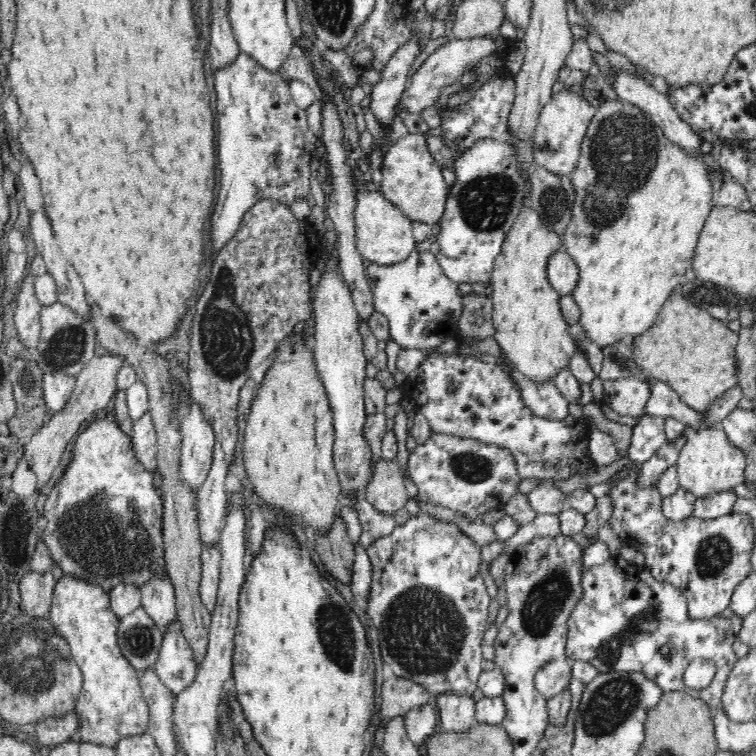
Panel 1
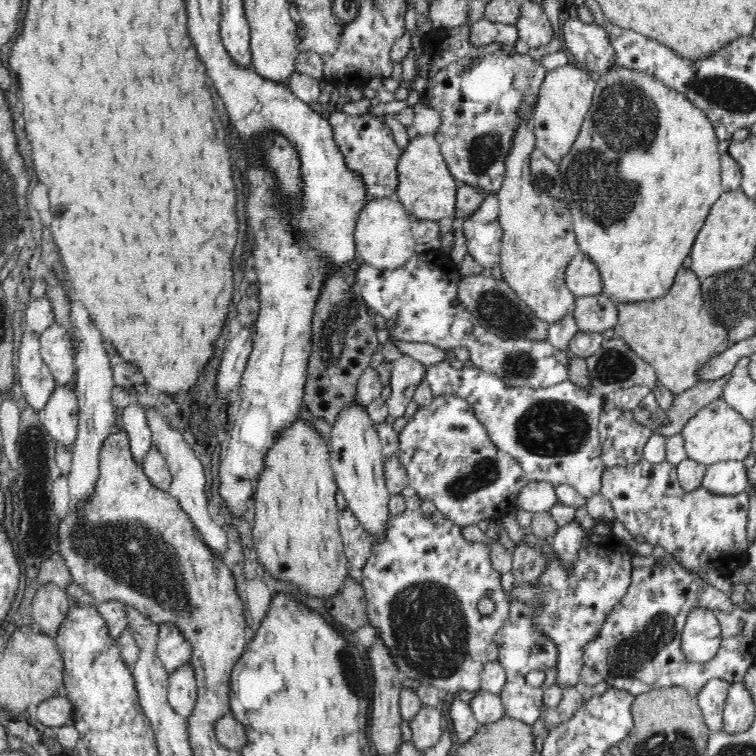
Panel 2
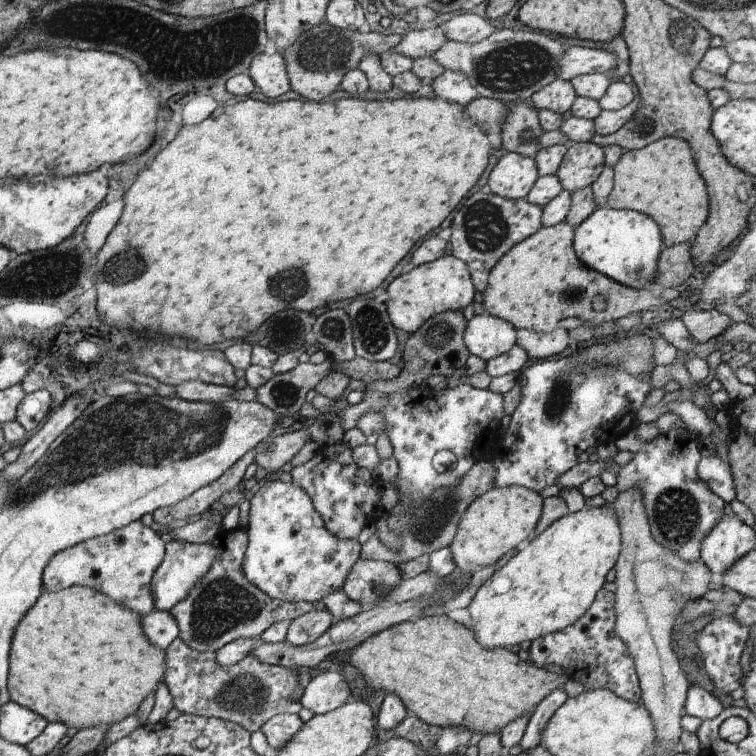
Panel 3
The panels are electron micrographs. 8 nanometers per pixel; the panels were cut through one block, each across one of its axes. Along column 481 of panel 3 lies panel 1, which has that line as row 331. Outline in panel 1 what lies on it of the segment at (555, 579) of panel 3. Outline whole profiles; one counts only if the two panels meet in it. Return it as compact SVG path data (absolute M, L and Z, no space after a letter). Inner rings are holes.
M604 103L597 108L594 118L587 128L576 170L573 171L570 178L577 196L572 208L572 222L565 230L562 244L564 250L575 260L579 276L570 295L580 309L579 325L583 328L587 338L585 345L589 345L591 350L600 352L617 343L623 343L626 336L638 338L646 330L650 330L654 326L664 302L684 283L684 273L692 264L699 232L714 206L712 182L707 177L707 166L702 159L696 158L695 154L686 152L684 148L668 141L662 129L640 107L636 108L634 104L606 104L604 106Z

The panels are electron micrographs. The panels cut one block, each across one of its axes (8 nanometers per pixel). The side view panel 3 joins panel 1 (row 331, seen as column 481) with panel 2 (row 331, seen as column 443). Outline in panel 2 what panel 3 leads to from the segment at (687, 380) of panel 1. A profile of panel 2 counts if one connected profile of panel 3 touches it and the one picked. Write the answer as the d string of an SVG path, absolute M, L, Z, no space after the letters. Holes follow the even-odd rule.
M680 270L675 276L674 286L670 292L648 302L622 302L617 306L617 323L613 328L615 336L622 338L628 347L647 364L656 370L657 378L666 389L675 396L682 395L693 388L701 380L699 374L714 358L722 355L732 343L729 341L729 332L720 324L717 324L704 310L705 304L701 294L701 280L692 270Z

